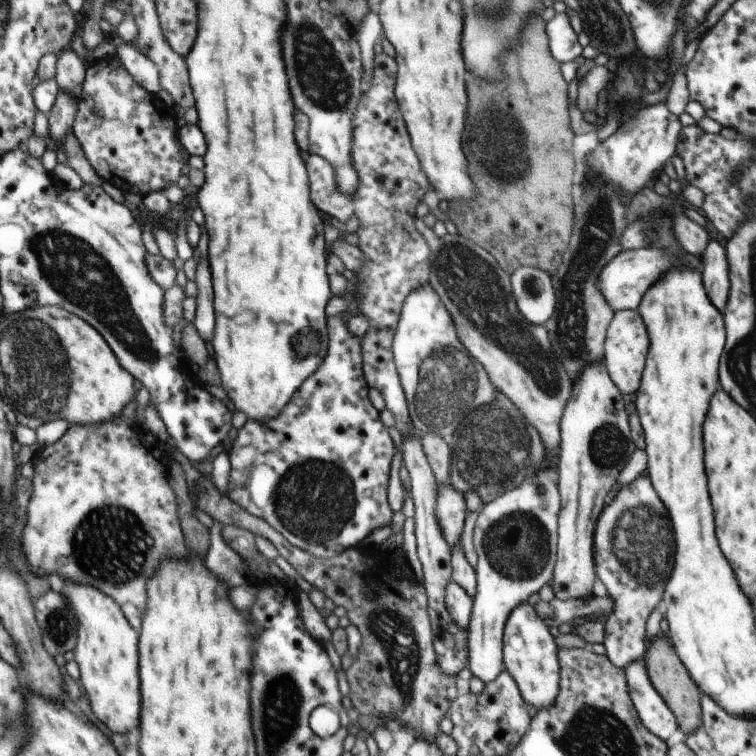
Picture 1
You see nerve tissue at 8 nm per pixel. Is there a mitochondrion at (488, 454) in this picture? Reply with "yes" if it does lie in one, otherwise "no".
yes

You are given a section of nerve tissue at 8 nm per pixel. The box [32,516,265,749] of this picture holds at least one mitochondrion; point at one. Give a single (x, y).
(57, 625)

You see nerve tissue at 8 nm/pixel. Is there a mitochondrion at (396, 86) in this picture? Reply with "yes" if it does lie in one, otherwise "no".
no

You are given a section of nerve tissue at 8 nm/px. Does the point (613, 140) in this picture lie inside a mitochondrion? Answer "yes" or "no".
no

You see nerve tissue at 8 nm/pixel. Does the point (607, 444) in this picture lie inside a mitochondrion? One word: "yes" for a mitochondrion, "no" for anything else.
yes

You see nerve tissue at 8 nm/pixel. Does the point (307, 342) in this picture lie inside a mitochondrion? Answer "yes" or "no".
yes

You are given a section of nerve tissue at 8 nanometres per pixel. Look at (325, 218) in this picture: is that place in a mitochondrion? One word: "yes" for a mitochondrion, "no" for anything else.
no

